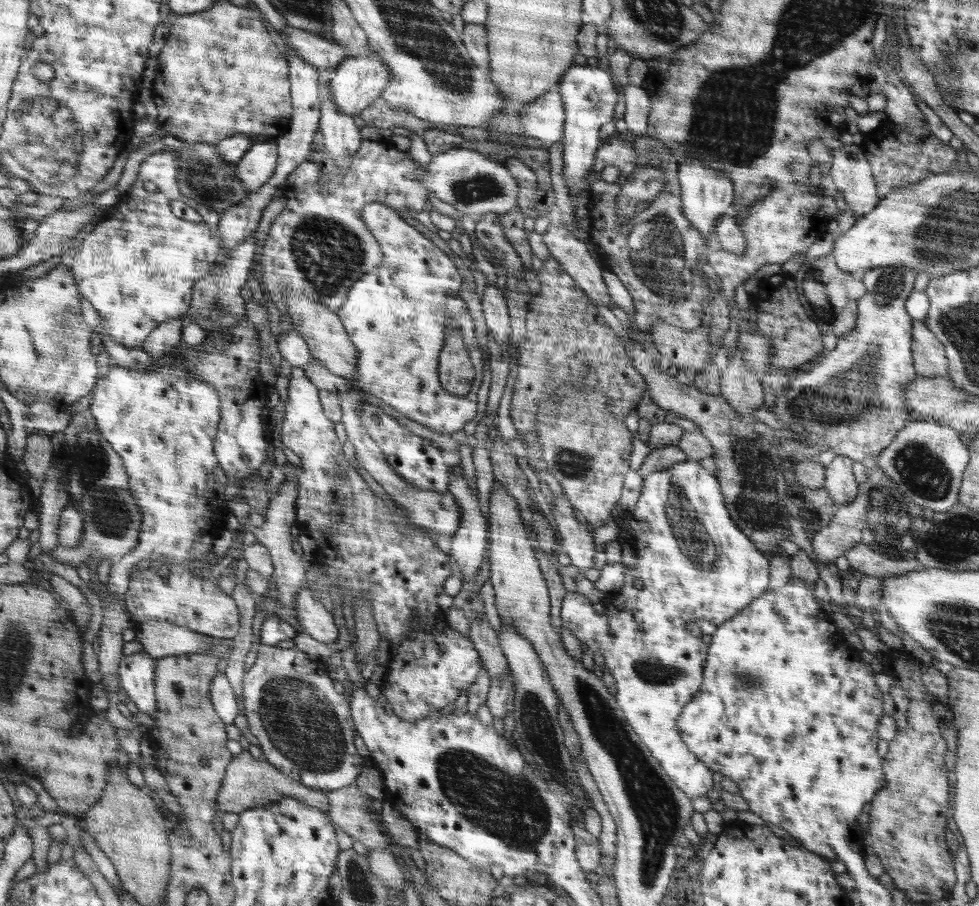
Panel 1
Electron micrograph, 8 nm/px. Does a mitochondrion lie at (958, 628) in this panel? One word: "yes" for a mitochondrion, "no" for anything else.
yes

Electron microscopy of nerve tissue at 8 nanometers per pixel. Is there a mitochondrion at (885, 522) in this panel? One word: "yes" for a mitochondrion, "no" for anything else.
yes

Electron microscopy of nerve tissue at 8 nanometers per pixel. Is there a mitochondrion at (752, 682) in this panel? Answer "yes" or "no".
yes

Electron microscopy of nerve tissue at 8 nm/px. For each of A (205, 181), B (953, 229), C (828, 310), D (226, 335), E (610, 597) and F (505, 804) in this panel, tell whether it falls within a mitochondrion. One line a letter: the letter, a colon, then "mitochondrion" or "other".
A: mitochondrion
B: mitochondrion
C: mitochondrion
D: other
E: other
F: mitochondrion

